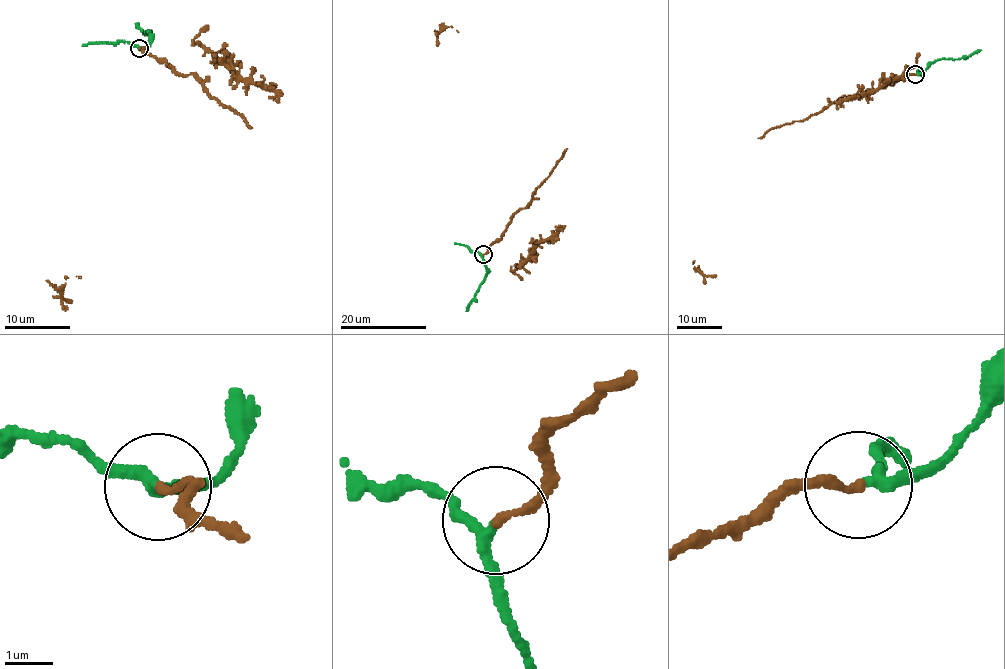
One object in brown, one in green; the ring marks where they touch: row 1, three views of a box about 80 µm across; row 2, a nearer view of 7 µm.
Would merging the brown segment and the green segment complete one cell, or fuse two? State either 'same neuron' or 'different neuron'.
different neuron

